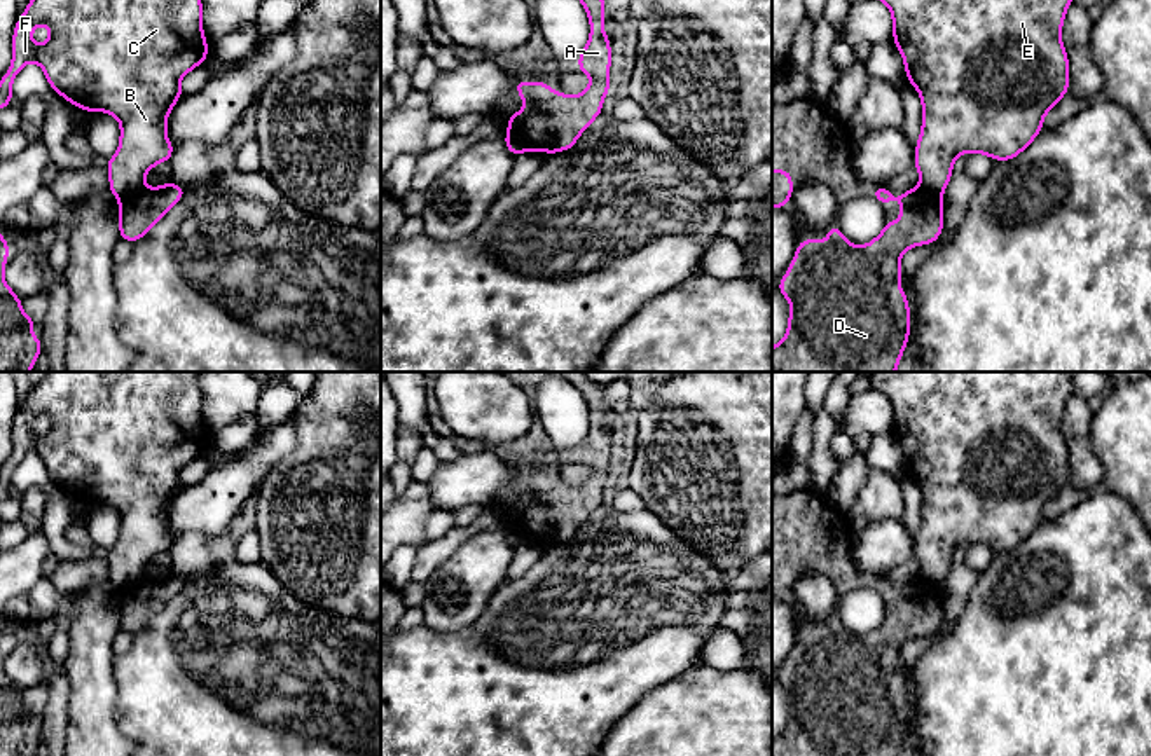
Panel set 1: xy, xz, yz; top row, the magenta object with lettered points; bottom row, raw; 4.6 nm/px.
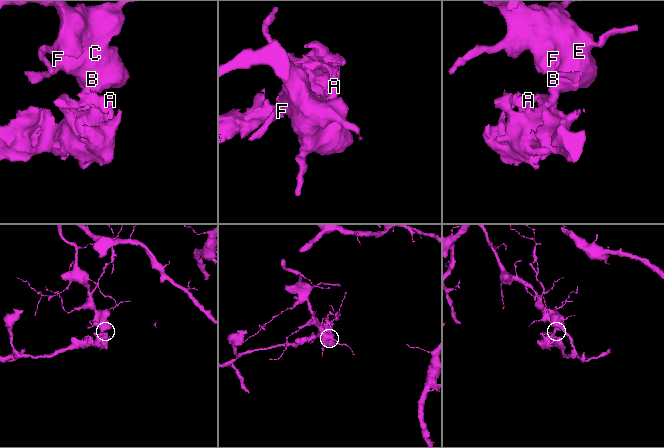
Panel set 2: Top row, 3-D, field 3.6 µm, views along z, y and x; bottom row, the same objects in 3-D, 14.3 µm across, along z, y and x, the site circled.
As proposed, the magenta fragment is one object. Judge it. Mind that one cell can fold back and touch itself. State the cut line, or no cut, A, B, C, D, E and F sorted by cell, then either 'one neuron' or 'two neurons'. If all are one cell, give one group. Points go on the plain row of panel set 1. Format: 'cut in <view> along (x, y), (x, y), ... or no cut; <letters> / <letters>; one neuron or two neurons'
cut in xy along (144, 578), (119, 591); A D / B C E F; two neurons

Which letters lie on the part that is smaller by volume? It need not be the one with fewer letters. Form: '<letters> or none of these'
A, D

